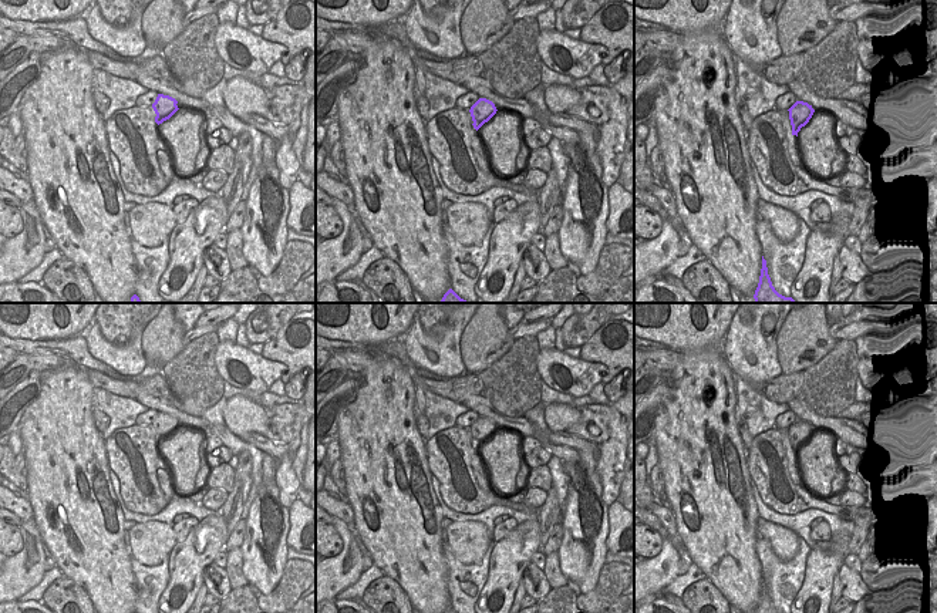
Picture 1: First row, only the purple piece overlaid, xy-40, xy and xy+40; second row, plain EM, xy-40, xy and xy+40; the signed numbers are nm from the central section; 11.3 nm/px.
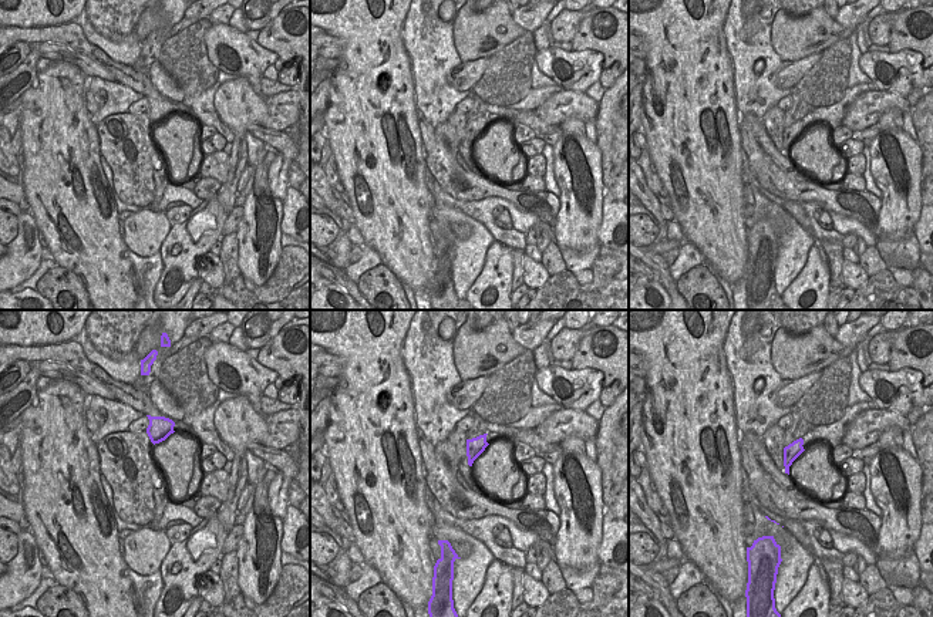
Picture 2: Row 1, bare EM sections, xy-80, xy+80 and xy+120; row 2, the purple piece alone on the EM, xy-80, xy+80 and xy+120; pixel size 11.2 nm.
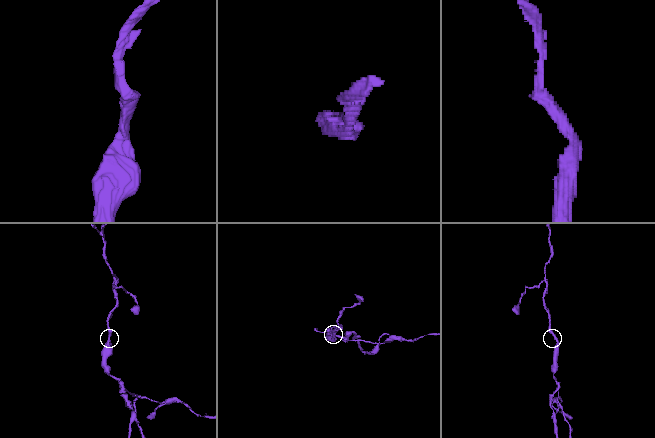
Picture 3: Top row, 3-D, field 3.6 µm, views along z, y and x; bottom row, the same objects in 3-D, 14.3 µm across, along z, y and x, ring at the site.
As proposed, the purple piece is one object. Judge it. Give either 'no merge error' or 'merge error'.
merge error

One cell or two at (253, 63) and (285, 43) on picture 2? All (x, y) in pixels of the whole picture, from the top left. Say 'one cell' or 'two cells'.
two cells

